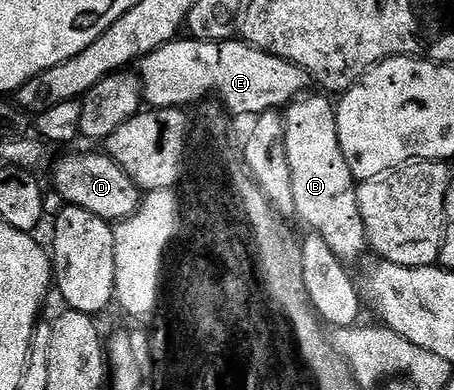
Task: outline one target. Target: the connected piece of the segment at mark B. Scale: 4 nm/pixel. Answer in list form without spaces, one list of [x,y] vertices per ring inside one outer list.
[[[317,94],[295,98],[284,111],[294,215],[302,218],[313,234],[324,237],[334,255],[349,261],[368,251],[364,221],[358,208],[358,188],[340,149],[335,104],[329,103],[325,94]]]

